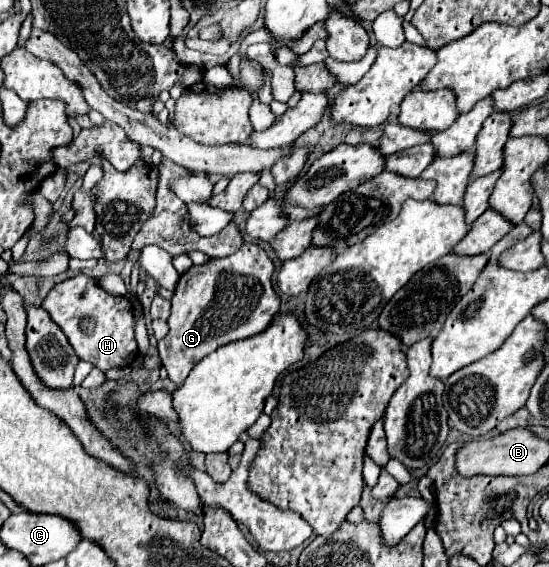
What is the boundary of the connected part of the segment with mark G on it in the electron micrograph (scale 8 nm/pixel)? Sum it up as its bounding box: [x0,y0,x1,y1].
[159,243,280,385]

